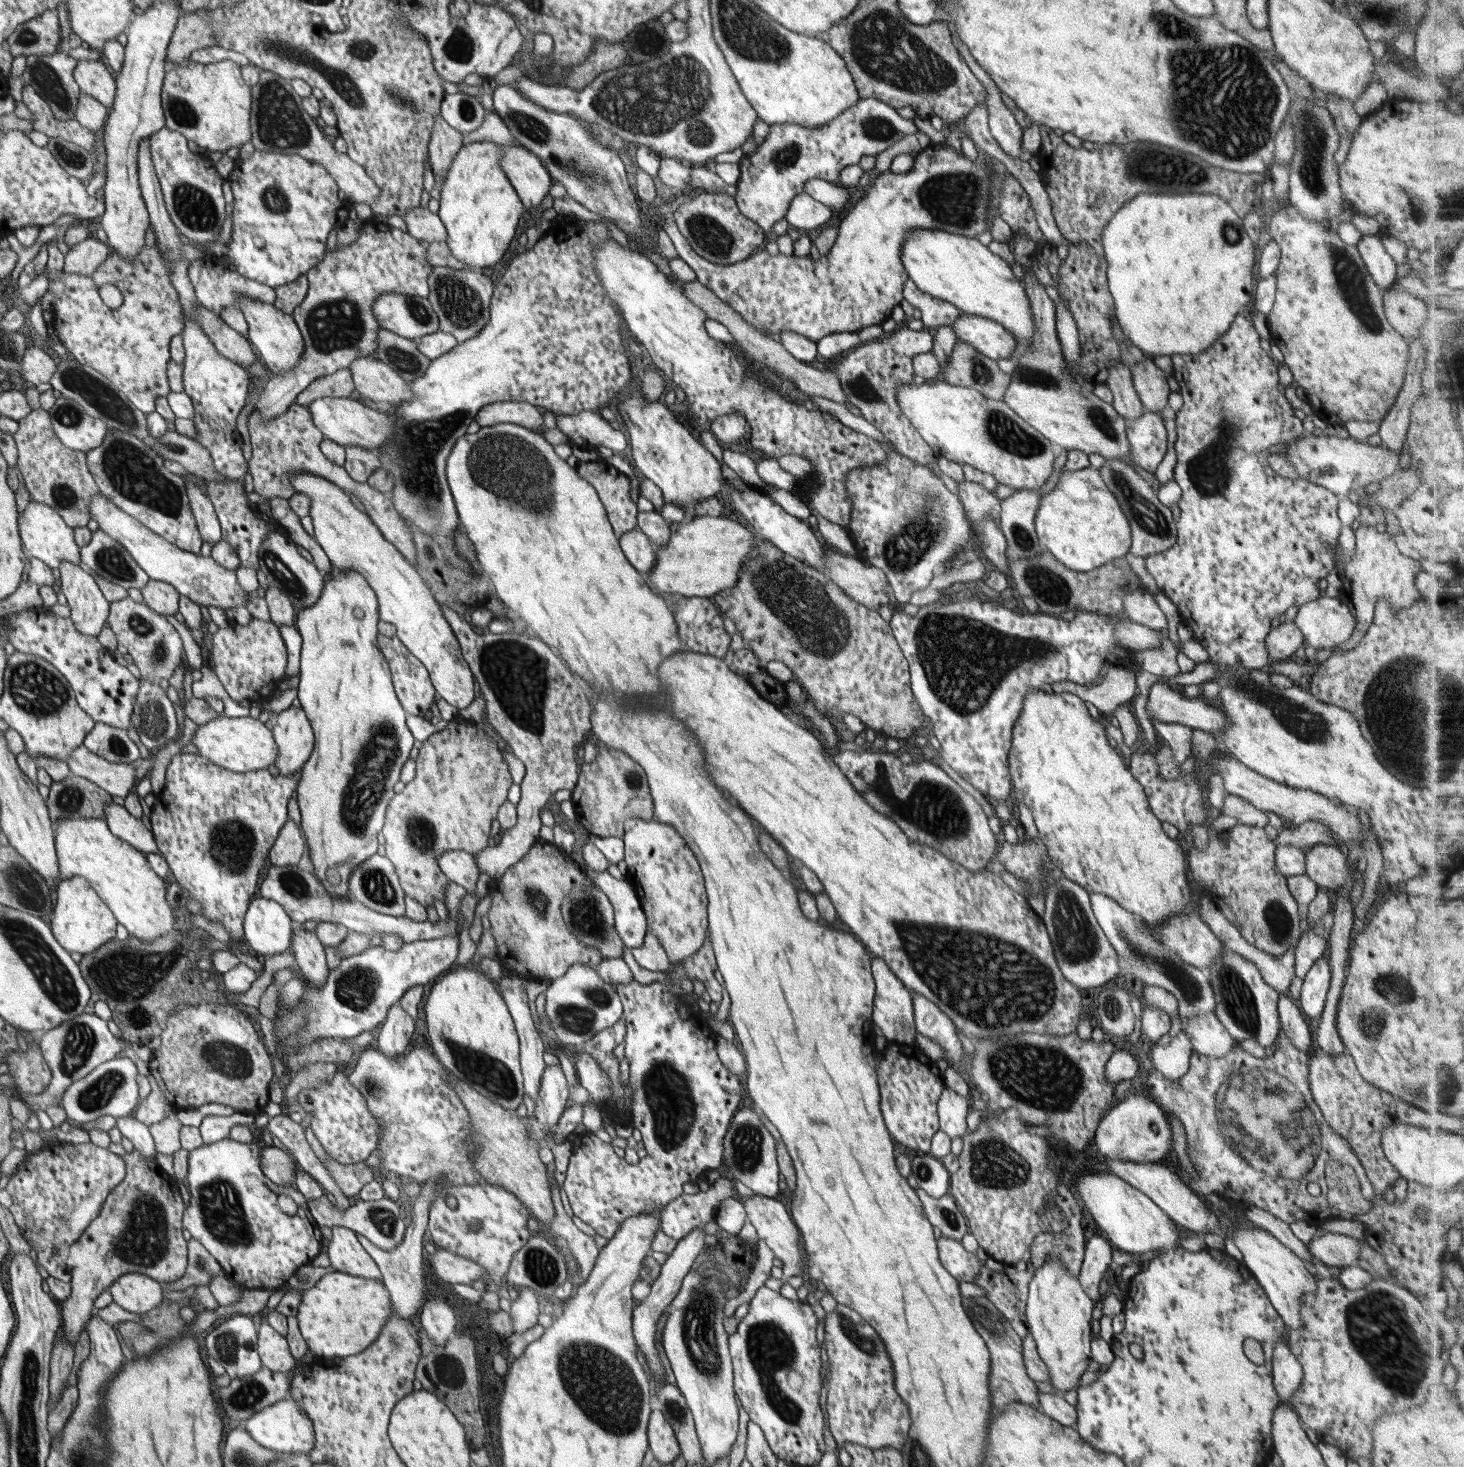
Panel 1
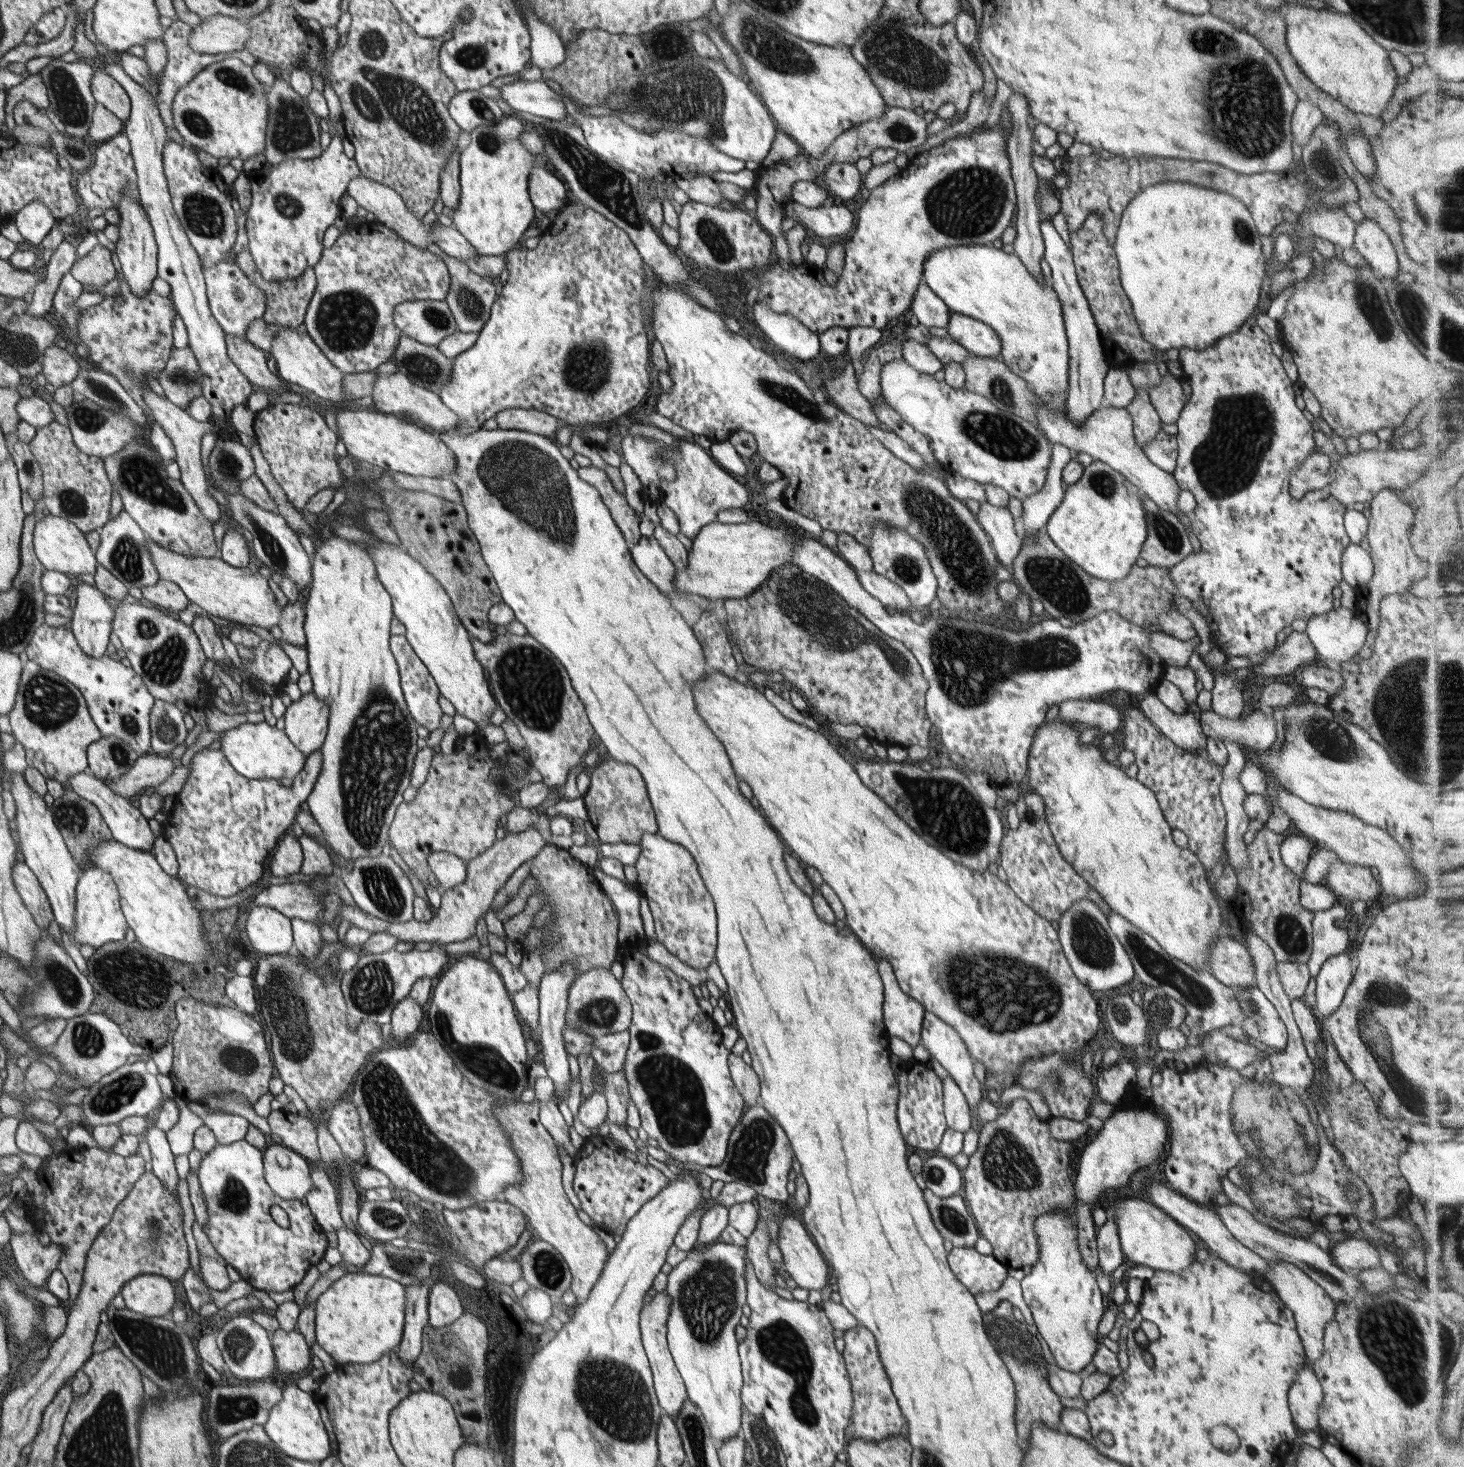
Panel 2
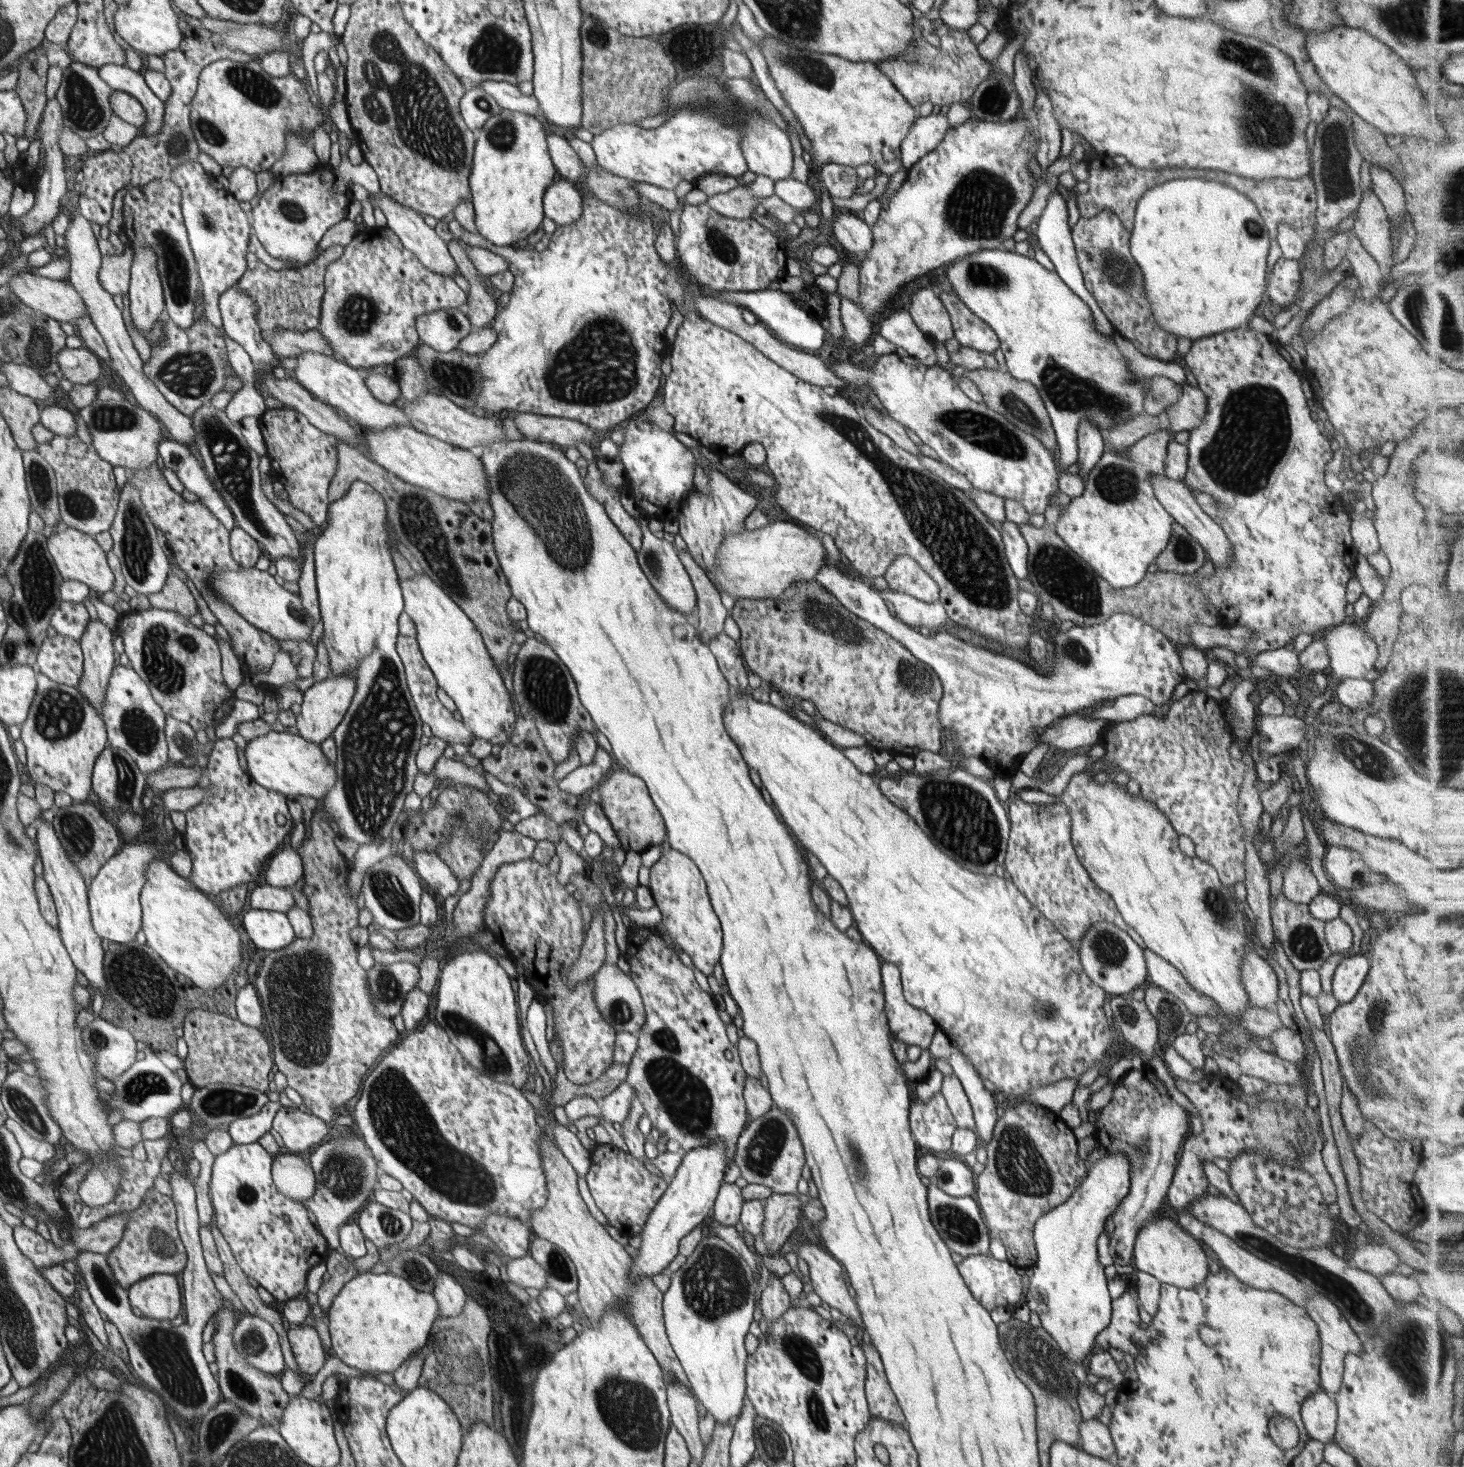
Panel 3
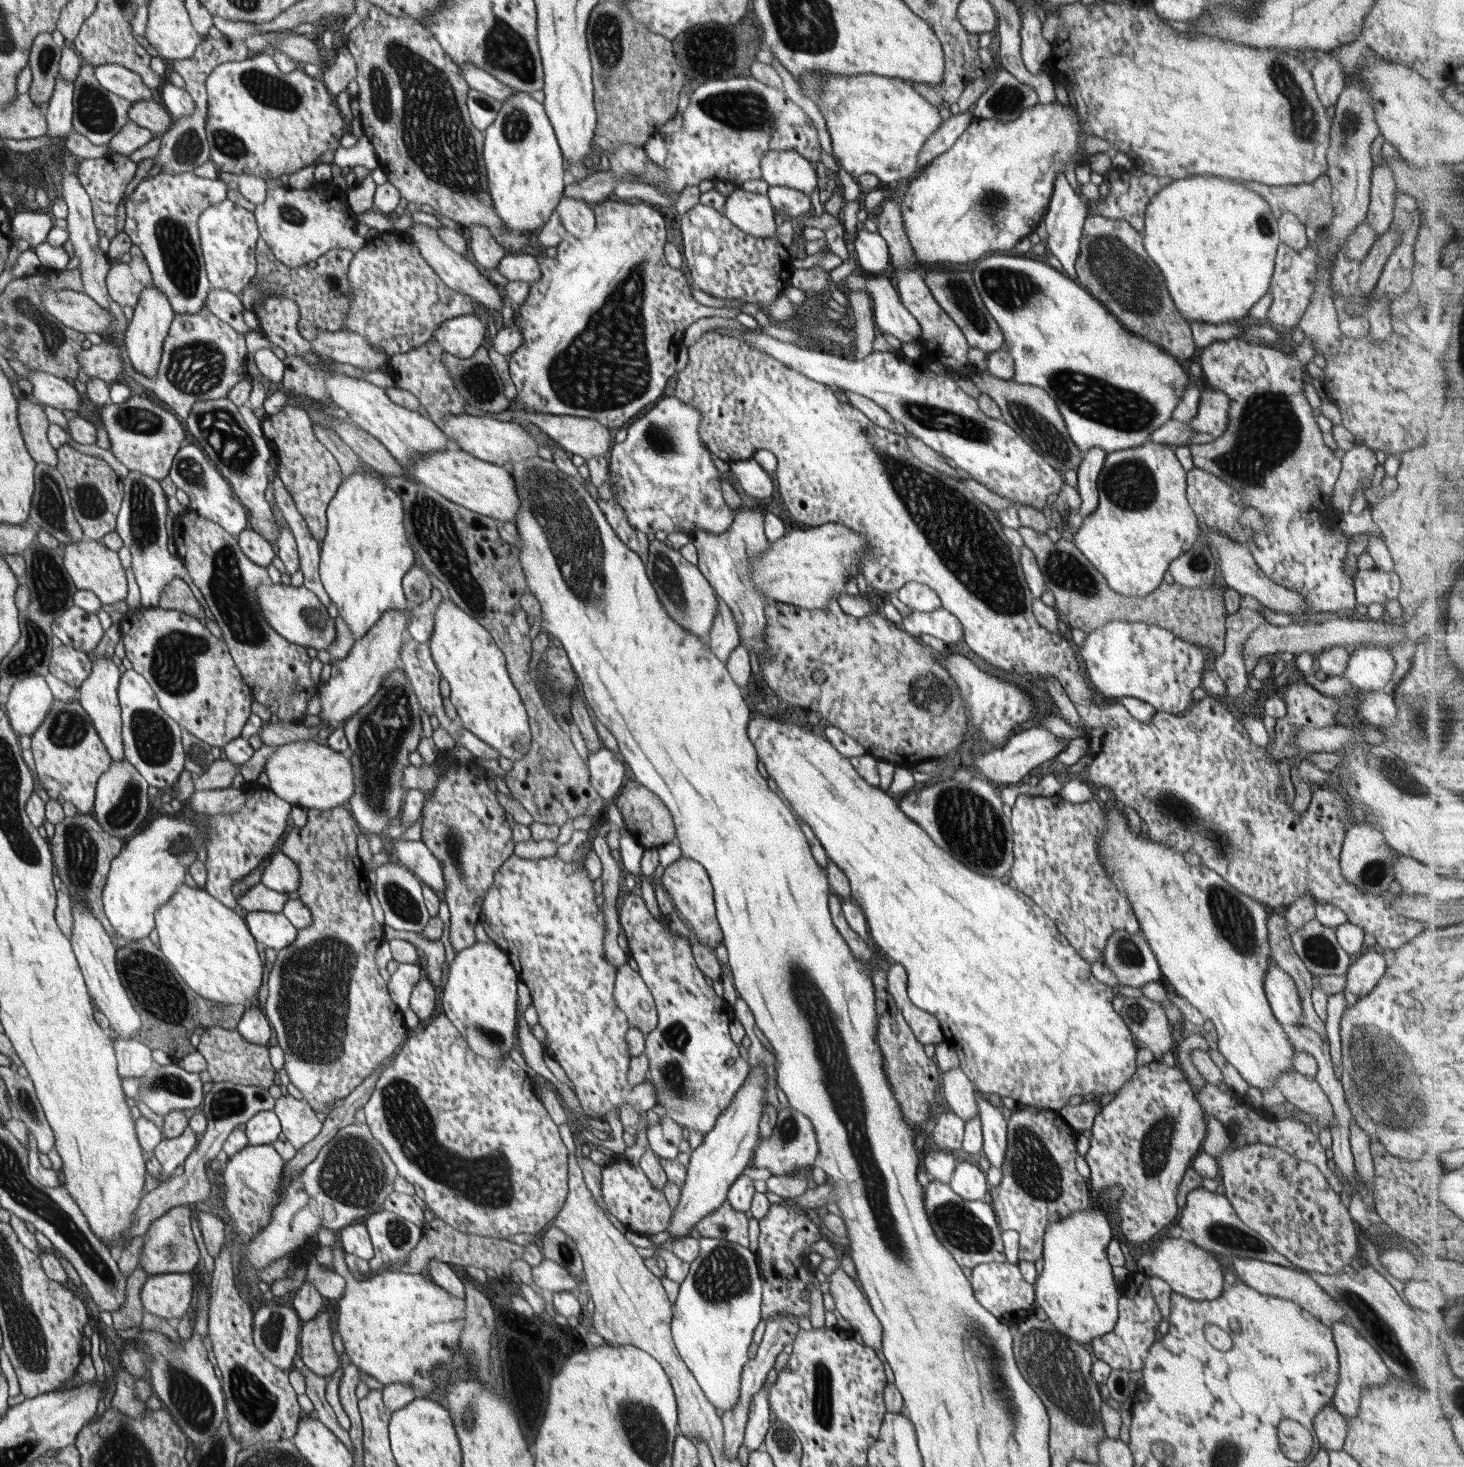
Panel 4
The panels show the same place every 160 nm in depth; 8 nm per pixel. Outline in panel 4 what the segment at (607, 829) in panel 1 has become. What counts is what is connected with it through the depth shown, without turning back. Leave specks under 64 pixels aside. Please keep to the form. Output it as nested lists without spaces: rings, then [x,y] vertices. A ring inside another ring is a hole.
[[[626,780],[624,787],[616,796],[614,804],[622,814],[622,820],[626,823],[626,830],[632,833],[645,849],[660,847],[676,839],[675,824],[670,810],[662,804],[658,796],[655,796],[637,781]]]

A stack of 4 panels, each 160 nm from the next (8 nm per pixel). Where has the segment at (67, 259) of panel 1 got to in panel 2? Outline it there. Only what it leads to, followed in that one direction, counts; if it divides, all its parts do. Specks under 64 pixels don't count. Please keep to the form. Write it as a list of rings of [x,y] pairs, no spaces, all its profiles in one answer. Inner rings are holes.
[[[96,245],[91,252],[70,269],[71,276],[82,285],[102,286],[116,278],[116,268],[112,262],[112,255],[108,248]]]

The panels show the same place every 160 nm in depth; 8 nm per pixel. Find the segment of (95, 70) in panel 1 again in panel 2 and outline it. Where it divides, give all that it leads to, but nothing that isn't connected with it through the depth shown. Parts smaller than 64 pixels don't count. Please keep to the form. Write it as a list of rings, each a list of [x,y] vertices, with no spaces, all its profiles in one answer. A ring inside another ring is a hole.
[[[96,71],[92,77],[91,89],[98,103],[103,104],[121,121],[129,120],[132,113],[132,99],[121,83],[116,82],[104,71]]]

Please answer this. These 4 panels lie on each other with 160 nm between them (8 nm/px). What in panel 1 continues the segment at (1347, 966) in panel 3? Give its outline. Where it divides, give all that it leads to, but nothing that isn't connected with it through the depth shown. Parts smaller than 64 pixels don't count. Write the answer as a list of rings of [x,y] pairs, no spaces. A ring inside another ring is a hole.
[[[1327,955],[1319,958],[1303,978],[1300,999],[1296,1002],[1308,1021],[1322,1016],[1331,978],[1332,969]]]

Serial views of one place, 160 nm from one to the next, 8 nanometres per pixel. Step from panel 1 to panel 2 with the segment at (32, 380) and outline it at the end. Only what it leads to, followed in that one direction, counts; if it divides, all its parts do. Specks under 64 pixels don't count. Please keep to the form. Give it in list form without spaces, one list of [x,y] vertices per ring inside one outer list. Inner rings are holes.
[[[57,345],[45,350],[42,366],[47,382],[56,388],[71,384],[81,369],[78,360],[70,354],[70,348],[63,349]]]

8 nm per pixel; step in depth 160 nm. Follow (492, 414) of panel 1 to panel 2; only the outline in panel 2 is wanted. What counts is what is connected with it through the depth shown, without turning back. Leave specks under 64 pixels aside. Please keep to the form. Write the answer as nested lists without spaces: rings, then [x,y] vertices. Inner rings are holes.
[[[520,407],[501,410],[494,420],[498,424],[496,428],[502,430],[524,430],[545,437],[555,437],[558,428],[564,425],[559,418],[540,410],[526,410]]]

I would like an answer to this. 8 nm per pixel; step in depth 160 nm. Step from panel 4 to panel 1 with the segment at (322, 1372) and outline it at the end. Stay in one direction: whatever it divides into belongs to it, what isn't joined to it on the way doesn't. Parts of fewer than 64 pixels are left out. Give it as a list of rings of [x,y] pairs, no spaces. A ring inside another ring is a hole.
[[[258,1323],[258,1330],[258,1354],[262,1359],[264,1373],[290,1372],[296,1361],[290,1354],[287,1338],[268,1323]]]

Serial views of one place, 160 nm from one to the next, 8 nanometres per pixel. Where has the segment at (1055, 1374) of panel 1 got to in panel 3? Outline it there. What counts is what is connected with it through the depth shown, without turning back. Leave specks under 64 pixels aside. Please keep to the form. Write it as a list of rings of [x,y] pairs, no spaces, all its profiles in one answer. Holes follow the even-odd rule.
[[[1107,1152],[1098,1162],[1088,1164],[1082,1185],[1064,1204],[1049,1210],[1035,1223],[1033,1238],[1037,1259],[1029,1278],[1025,1302],[1036,1312],[1062,1354],[1071,1361],[1086,1361],[1095,1351],[1096,1336],[1111,1321],[1112,1299],[1105,1266],[1098,1258],[1098,1237],[1130,1188],[1130,1161],[1121,1152]]]

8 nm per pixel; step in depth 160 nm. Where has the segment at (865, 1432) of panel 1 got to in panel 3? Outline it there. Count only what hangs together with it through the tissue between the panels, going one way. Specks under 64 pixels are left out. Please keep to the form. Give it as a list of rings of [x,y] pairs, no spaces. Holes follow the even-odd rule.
[[[860,1340],[859,1343],[858,1346],[862,1348],[862,1354],[866,1356],[867,1360],[865,1393],[872,1418],[878,1417],[887,1421],[900,1423],[906,1429],[905,1414],[902,1412],[896,1395],[892,1392],[889,1385],[879,1353],[872,1342],[868,1345]]]

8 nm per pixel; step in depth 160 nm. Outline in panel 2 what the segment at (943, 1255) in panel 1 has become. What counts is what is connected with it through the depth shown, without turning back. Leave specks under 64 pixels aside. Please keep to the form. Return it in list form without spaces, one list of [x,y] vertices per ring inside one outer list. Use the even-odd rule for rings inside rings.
[[[974,1247],[953,1248],[947,1259],[952,1273],[973,1295],[1000,1289],[1009,1275],[1009,1269],[996,1257],[978,1253]]]

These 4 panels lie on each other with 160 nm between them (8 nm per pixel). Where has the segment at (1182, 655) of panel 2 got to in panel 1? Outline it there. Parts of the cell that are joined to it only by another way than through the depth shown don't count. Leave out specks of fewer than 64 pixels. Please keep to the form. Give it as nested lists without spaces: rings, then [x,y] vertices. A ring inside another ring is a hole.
[[[1126,618],[1115,624],[1115,637],[1119,640],[1119,644],[1124,644],[1128,650],[1133,652],[1144,648],[1161,646],[1163,644],[1161,639],[1163,635],[1154,629]]]

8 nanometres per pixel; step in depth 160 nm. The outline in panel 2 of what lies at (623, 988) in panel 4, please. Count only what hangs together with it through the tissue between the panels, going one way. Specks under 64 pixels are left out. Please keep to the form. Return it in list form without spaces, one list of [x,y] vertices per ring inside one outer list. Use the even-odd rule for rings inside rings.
[[[600,967],[582,971],[569,990],[566,1026],[570,1025],[578,1029],[577,1024],[579,1024],[580,1029],[593,1037],[628,1031],[632,1025],[632,1011],[632,1003],[622,988],[622,983],[616,979],[610,969]]]

